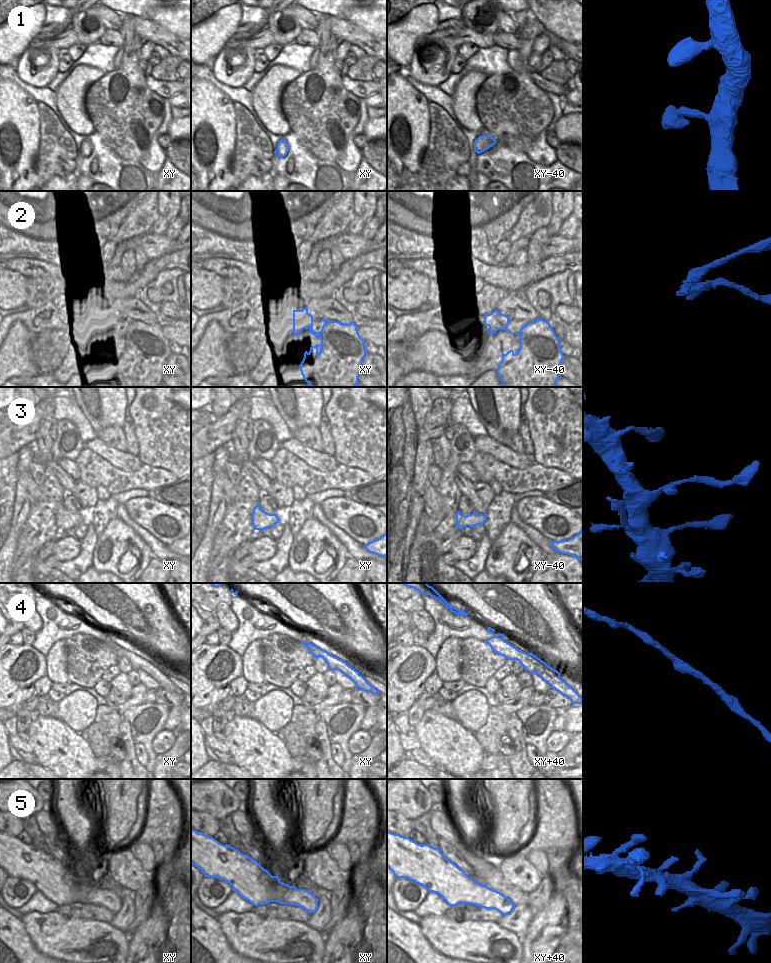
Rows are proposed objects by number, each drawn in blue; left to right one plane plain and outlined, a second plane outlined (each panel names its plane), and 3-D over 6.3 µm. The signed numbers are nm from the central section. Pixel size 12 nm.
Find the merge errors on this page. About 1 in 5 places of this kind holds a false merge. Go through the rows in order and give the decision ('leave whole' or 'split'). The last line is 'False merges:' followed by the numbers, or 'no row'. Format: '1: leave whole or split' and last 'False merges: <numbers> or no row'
1: leave whole
2: split
3: leave whole
4: leave whole
5: leave whole
False merges: 2

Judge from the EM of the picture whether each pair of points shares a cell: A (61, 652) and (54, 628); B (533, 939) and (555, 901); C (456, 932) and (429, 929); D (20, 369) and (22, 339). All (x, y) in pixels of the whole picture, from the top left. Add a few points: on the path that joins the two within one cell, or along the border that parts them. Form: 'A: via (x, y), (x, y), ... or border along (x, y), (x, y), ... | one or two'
A: border along (65, 638), (57, 640), (45, 656) | two
B: via (542, 930), (552, 920), (555, 910) | one
C: via (449, 932), (441, 932), (436, 929) | one
D: via (20, 362), (20, 346) | one

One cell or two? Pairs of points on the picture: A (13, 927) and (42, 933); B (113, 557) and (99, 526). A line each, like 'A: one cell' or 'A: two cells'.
A: two cells
B: two cells

